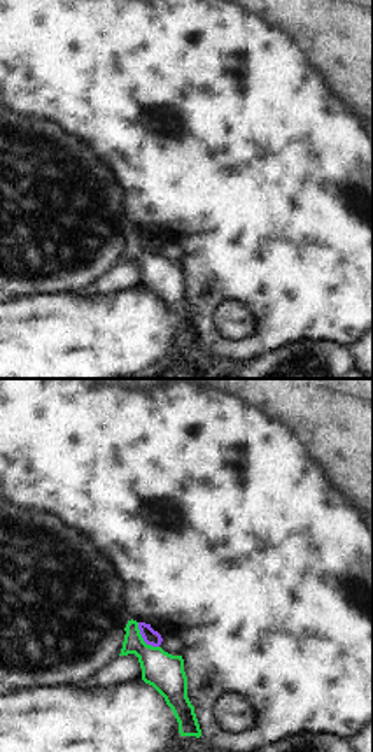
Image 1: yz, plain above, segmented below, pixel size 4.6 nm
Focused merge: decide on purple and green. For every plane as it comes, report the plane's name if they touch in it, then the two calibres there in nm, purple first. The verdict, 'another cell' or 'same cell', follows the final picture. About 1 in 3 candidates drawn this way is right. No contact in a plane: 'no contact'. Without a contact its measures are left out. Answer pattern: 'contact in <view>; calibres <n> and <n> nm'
contact in yz; calibres 70 and 170 nm

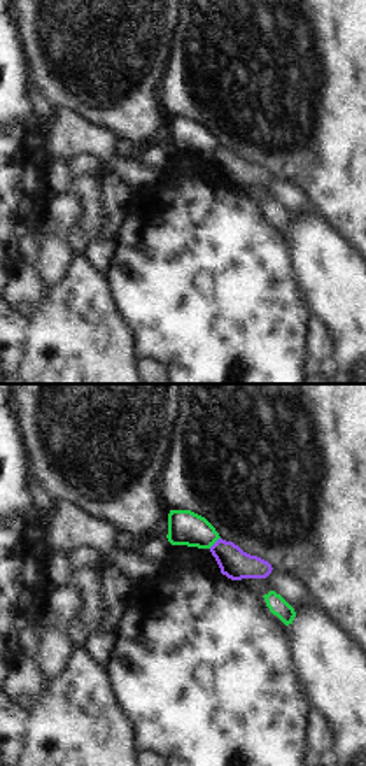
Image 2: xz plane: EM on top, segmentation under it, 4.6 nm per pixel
contact in xz; calibres 140 and 160 nm

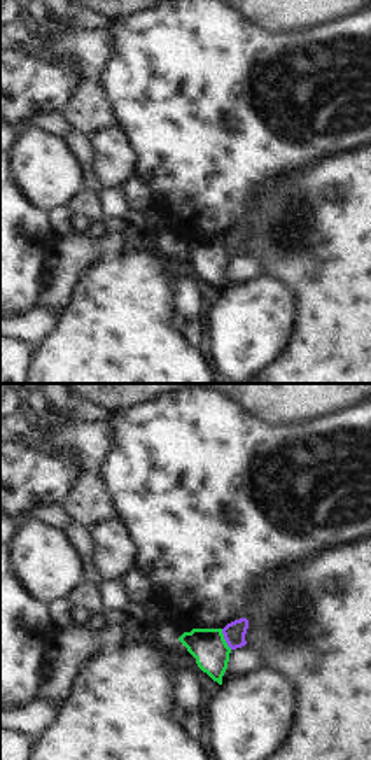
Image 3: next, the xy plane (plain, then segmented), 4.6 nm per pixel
contact in xy; calibres 100 and 160 nm

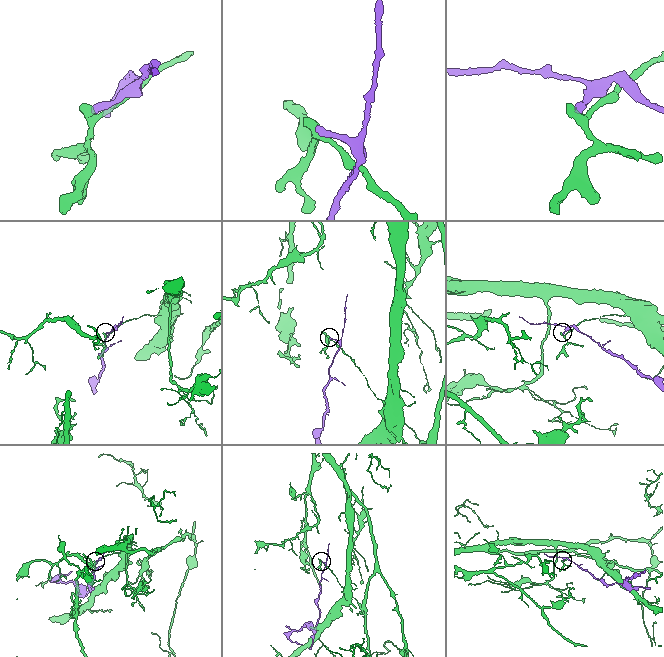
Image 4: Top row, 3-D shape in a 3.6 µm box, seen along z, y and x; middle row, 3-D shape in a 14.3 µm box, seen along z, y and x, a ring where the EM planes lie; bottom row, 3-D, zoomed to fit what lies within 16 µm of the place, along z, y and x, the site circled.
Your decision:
another cell

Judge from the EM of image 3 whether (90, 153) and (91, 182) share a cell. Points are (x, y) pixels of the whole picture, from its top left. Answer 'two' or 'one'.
one

